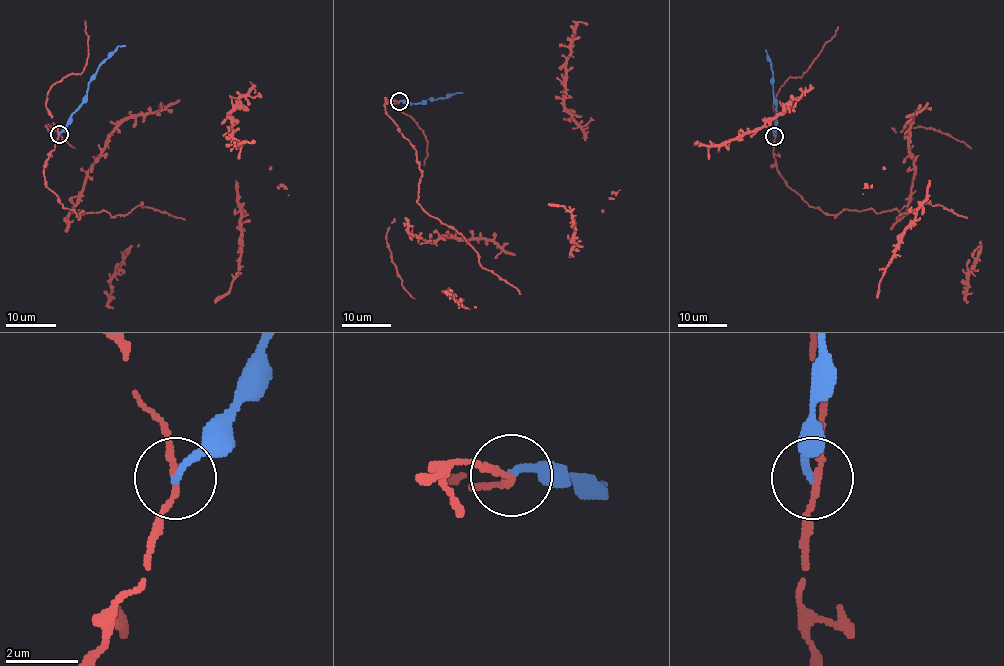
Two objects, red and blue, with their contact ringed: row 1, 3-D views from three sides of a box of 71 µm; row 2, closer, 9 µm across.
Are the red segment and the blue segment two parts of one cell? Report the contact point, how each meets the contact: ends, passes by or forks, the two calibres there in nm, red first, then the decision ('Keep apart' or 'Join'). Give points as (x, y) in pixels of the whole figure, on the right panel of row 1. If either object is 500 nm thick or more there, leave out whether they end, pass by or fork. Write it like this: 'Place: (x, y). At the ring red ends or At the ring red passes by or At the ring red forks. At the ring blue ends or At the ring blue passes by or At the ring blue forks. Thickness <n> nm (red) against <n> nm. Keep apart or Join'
Place: (774, 136). At the ring red passes by. At the ring blue ends. Thickness 160 nm (red) against 190 nm. Keep apart

